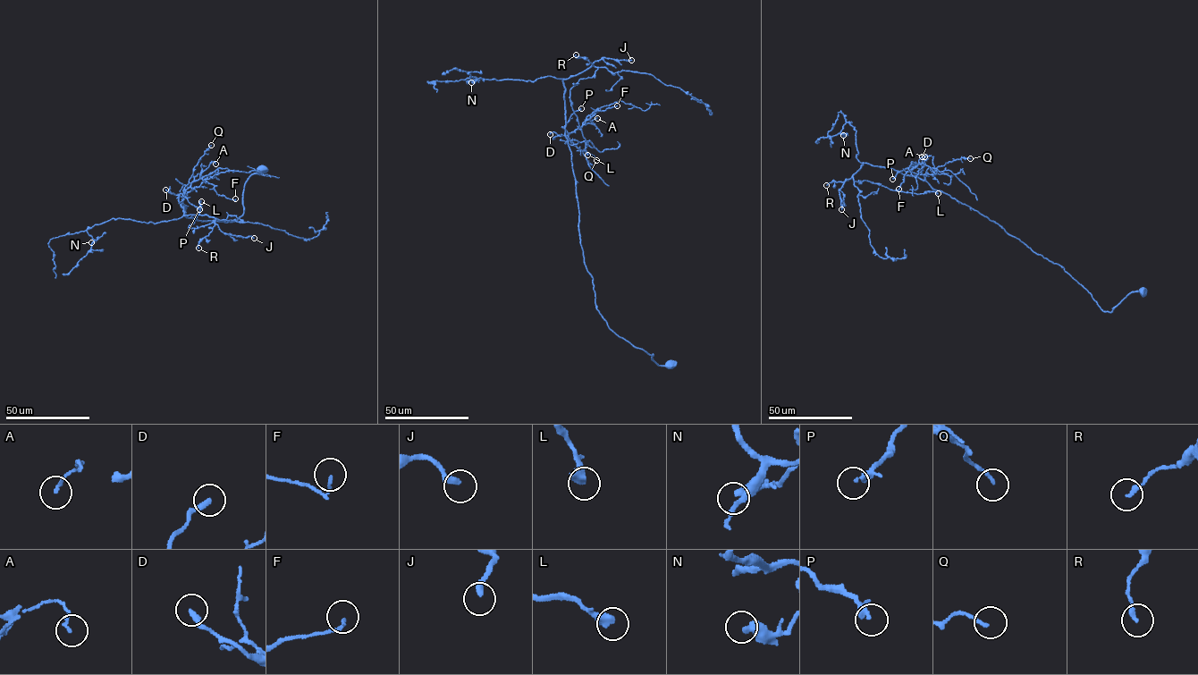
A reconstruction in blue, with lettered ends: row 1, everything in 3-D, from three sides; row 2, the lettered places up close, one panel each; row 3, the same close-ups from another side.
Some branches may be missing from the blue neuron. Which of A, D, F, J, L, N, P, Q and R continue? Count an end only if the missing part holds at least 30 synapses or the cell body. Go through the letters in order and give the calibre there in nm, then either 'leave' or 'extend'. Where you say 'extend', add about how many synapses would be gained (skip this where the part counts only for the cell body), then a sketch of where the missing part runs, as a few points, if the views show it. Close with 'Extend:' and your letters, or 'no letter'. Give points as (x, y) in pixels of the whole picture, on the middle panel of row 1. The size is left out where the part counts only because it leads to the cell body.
A: calibre 130 nm; leave
D: calibre 240 nm; leave
F: calibre 100 nm; leave
J: calibre 300 nm; leave
L: calibre 500 nm; leave
N: calibre 400 nm; leave
P: calibre 220 nm; leave
Q: calibre 140 nm; leave
R: calibre 200 nm; leave
Extend: no letter

